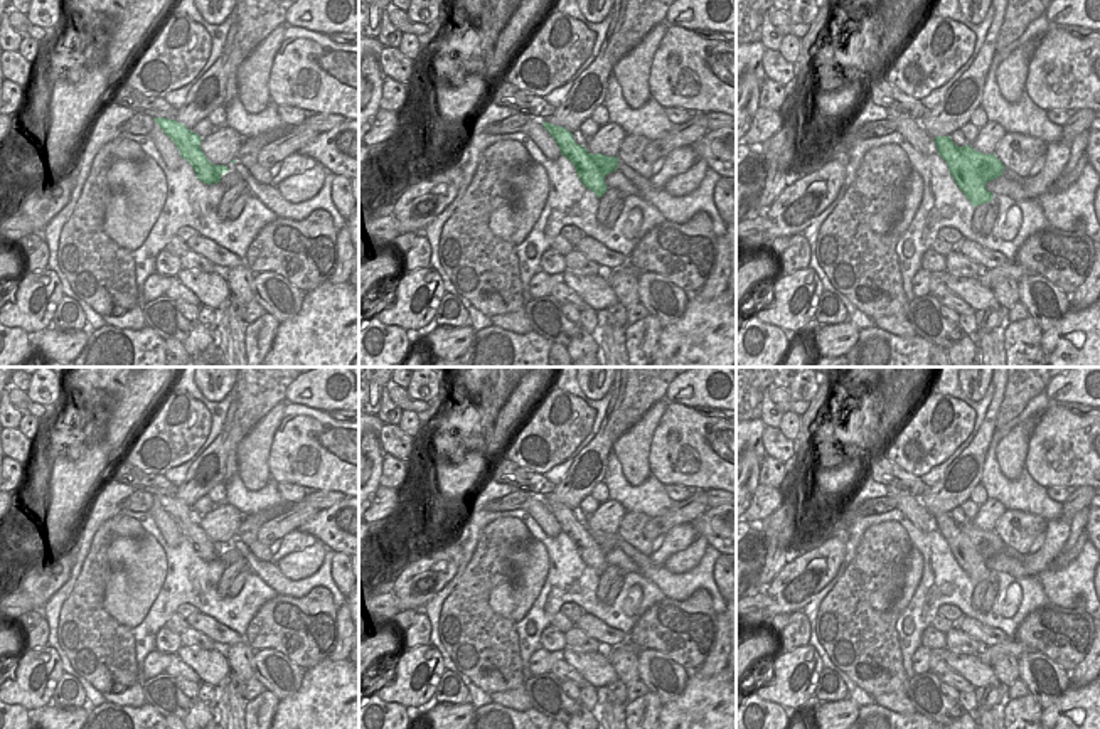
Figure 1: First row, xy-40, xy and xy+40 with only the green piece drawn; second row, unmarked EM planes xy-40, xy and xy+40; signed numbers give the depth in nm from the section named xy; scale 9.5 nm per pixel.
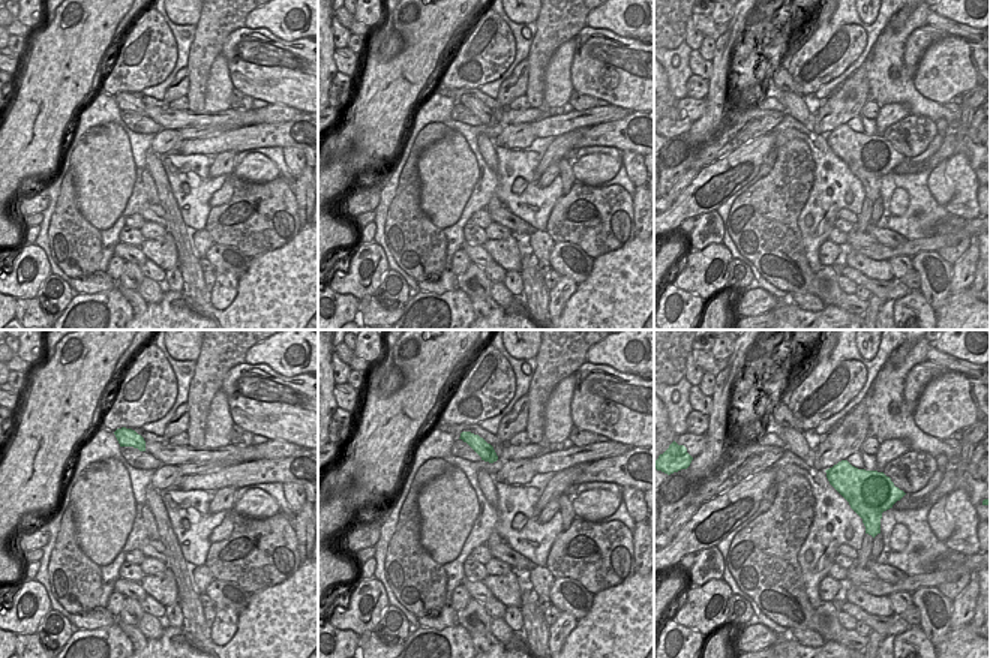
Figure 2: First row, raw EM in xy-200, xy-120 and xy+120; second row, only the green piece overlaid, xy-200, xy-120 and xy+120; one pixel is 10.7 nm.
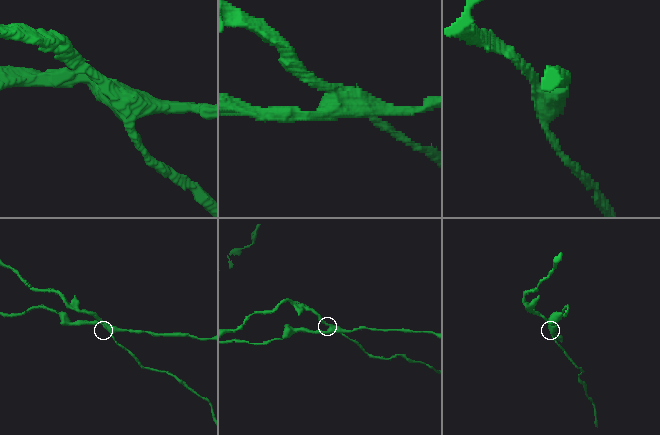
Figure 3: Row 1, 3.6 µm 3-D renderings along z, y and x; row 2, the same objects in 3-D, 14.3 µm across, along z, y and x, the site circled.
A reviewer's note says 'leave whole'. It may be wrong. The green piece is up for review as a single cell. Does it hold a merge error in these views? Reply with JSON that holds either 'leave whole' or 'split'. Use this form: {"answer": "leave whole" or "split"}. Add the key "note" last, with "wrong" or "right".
{"answer": "split", "note": "wrong"}

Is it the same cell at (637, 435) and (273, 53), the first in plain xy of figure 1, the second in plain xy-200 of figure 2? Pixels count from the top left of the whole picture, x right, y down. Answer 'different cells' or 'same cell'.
different cells

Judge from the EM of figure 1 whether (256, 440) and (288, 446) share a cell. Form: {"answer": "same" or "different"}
{"answer": "different"}

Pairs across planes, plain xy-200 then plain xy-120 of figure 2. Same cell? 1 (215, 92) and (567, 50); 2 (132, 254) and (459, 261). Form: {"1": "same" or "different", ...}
{"1": "same", "2": "different"}

